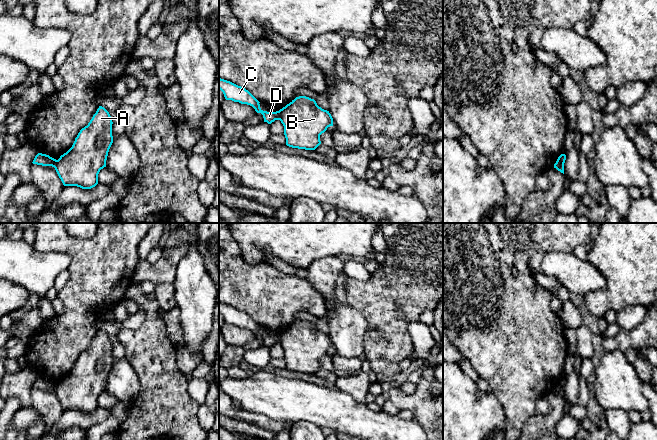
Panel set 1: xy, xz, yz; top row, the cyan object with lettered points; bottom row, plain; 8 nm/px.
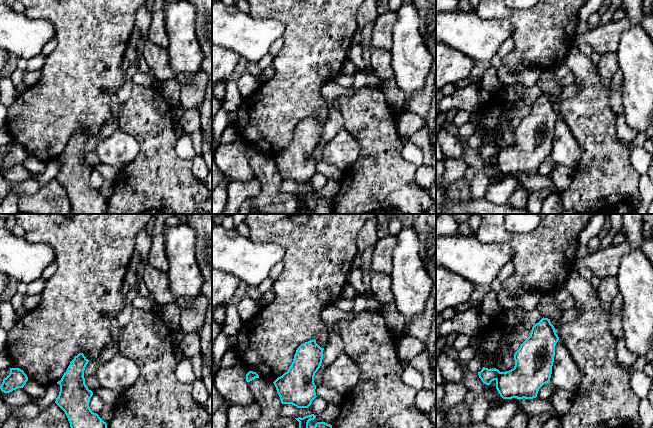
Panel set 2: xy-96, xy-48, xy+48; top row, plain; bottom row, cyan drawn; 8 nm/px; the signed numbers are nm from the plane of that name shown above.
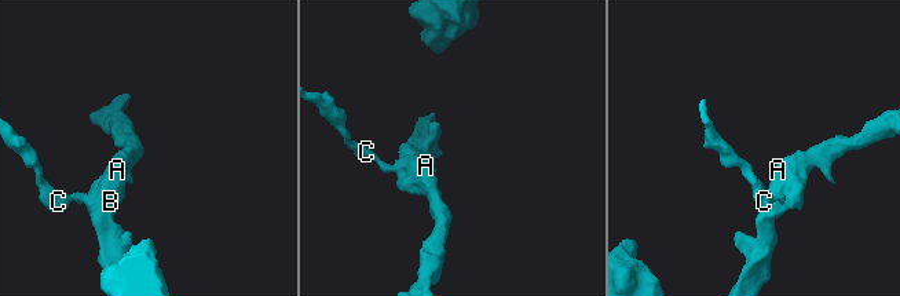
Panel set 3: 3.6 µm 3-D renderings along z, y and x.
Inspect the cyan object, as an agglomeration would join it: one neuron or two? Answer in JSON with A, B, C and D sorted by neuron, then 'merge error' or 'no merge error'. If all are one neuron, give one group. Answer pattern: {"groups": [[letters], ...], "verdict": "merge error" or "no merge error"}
{"groups": [["A", "B"], ["C", "D"]], "verdict": "merge error"}

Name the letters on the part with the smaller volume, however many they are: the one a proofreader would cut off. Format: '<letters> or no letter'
C, D

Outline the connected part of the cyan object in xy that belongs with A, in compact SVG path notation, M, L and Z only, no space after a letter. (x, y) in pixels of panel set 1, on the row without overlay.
M99 330L88 349L78 357L72 371L54 389L64 410L91 413L98 408L98 398L106 391L113 367L112 348L109 336Z

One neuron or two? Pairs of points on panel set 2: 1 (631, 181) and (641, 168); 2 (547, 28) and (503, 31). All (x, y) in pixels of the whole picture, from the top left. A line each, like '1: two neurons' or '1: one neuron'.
1: two neurons
2: two neurons

